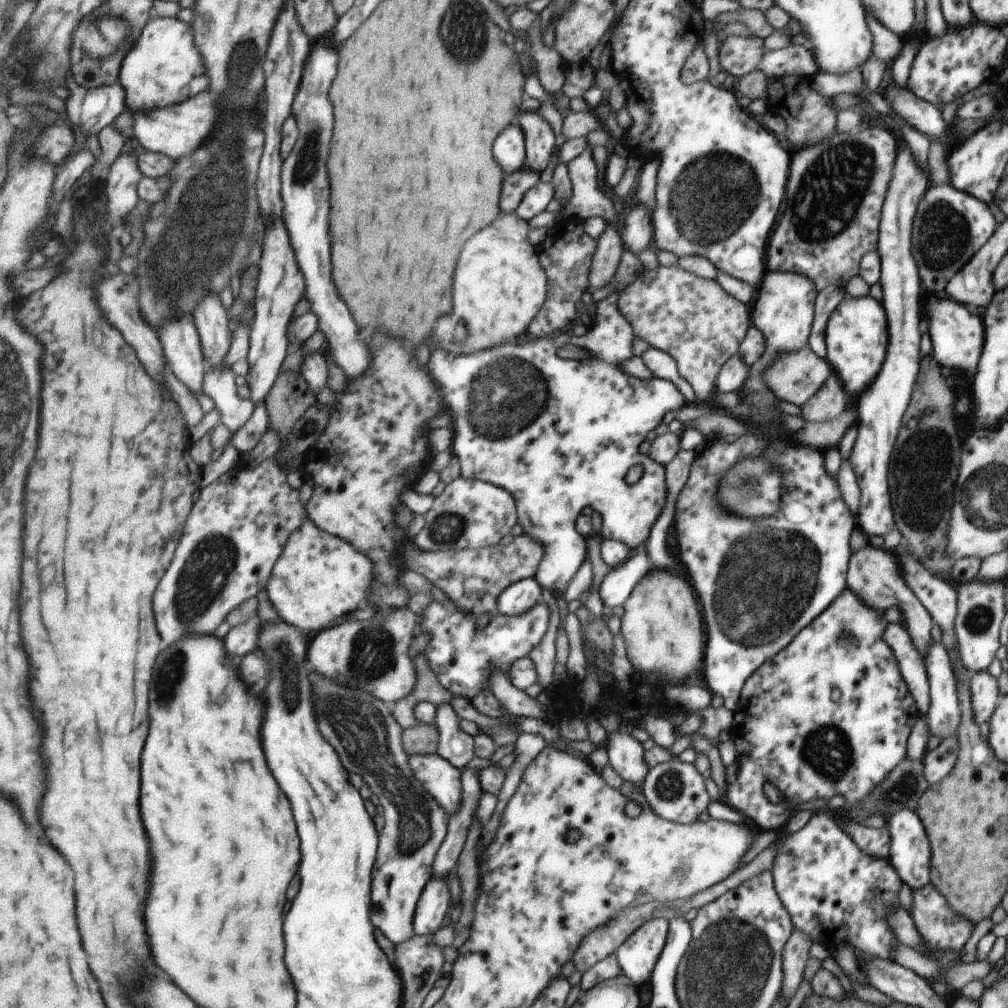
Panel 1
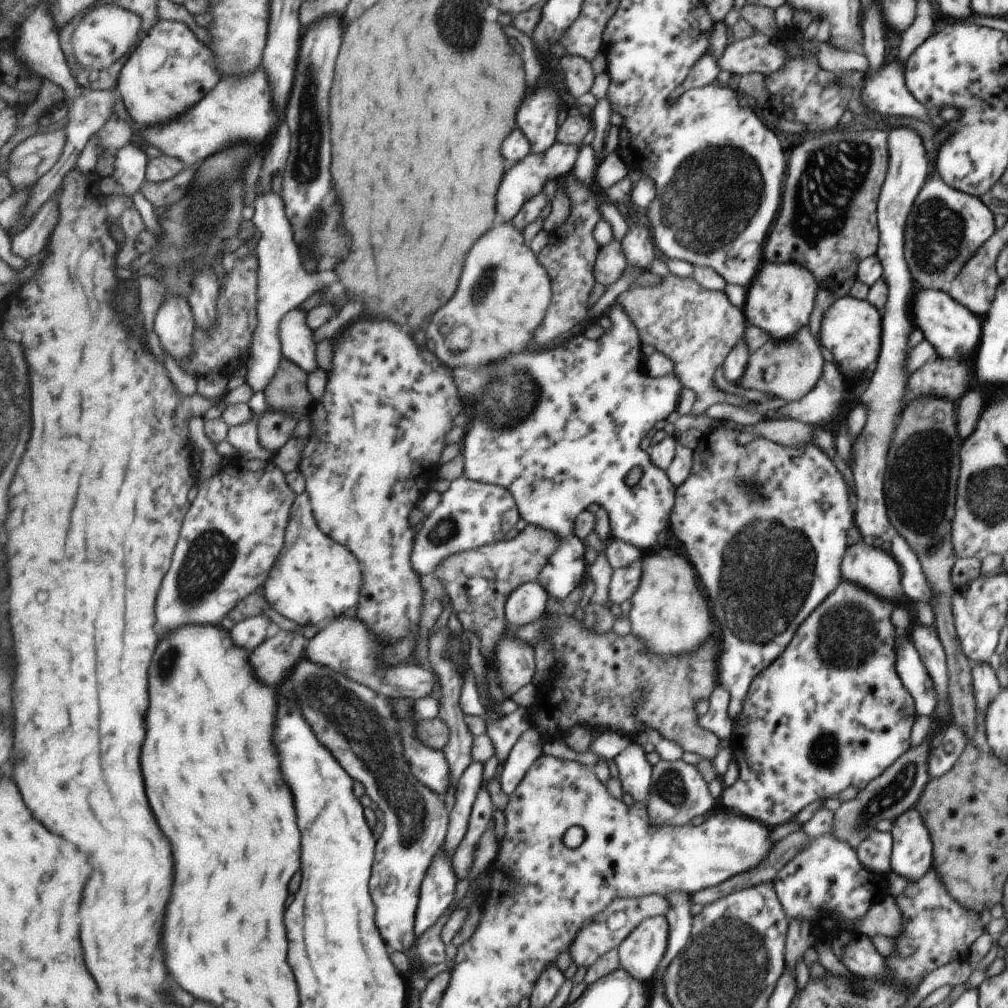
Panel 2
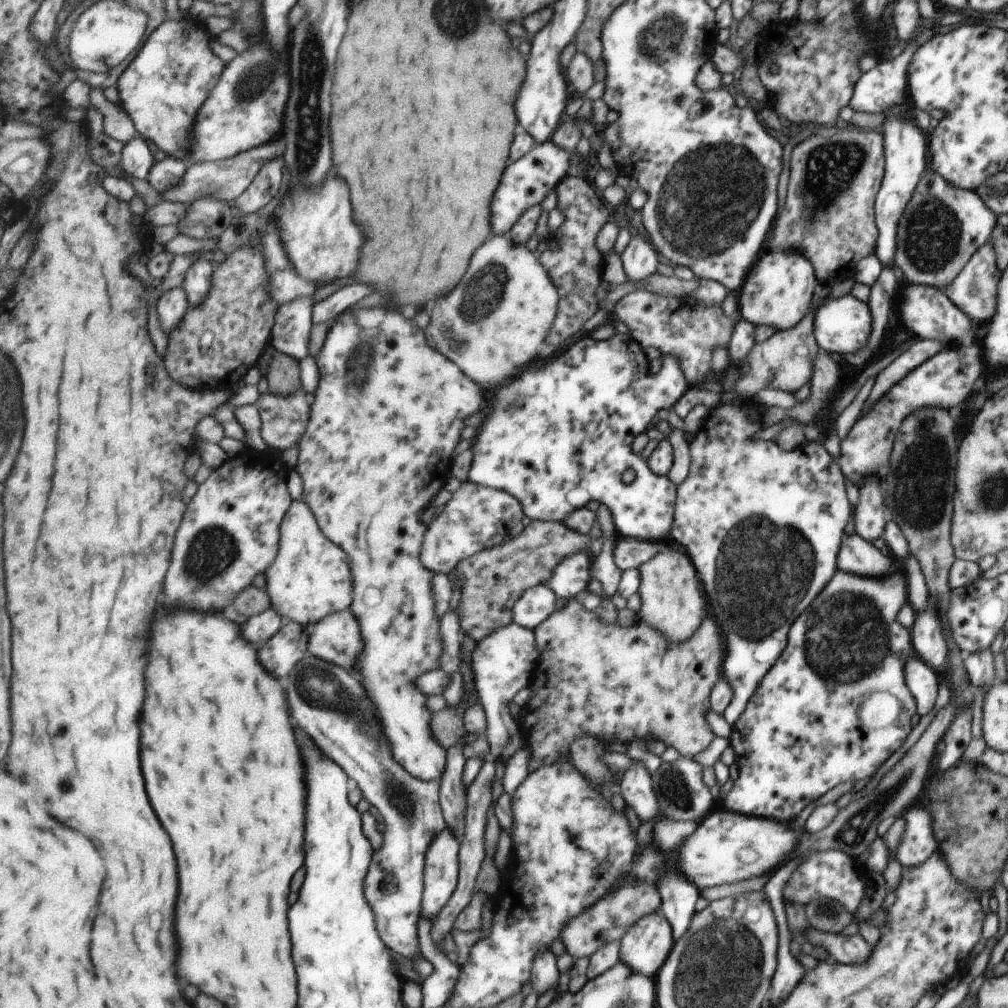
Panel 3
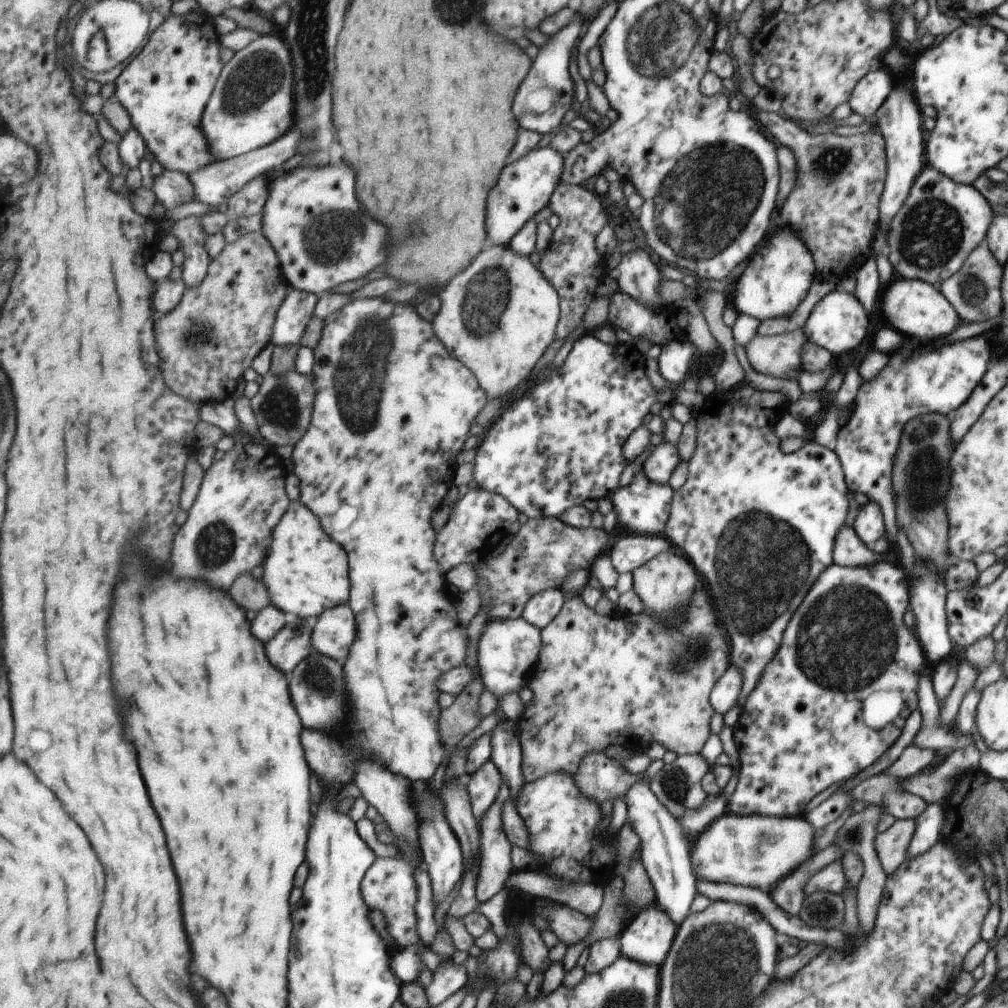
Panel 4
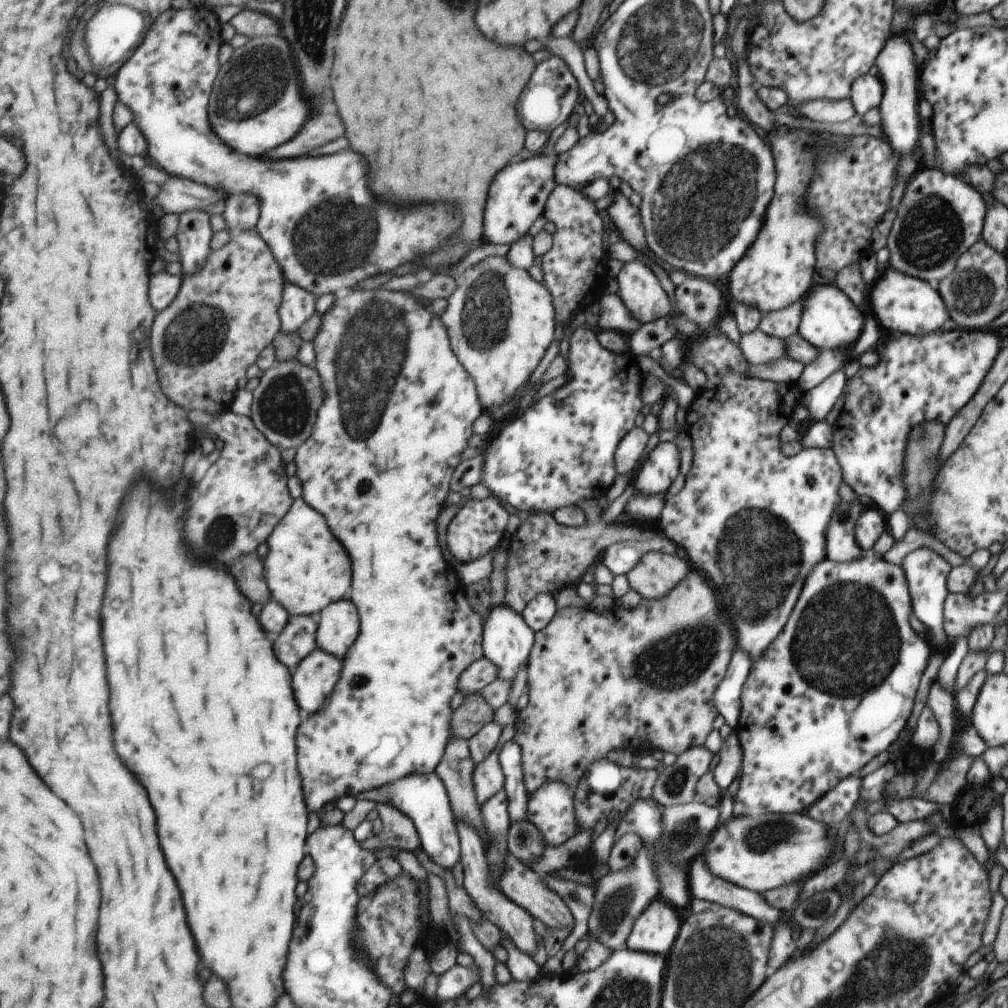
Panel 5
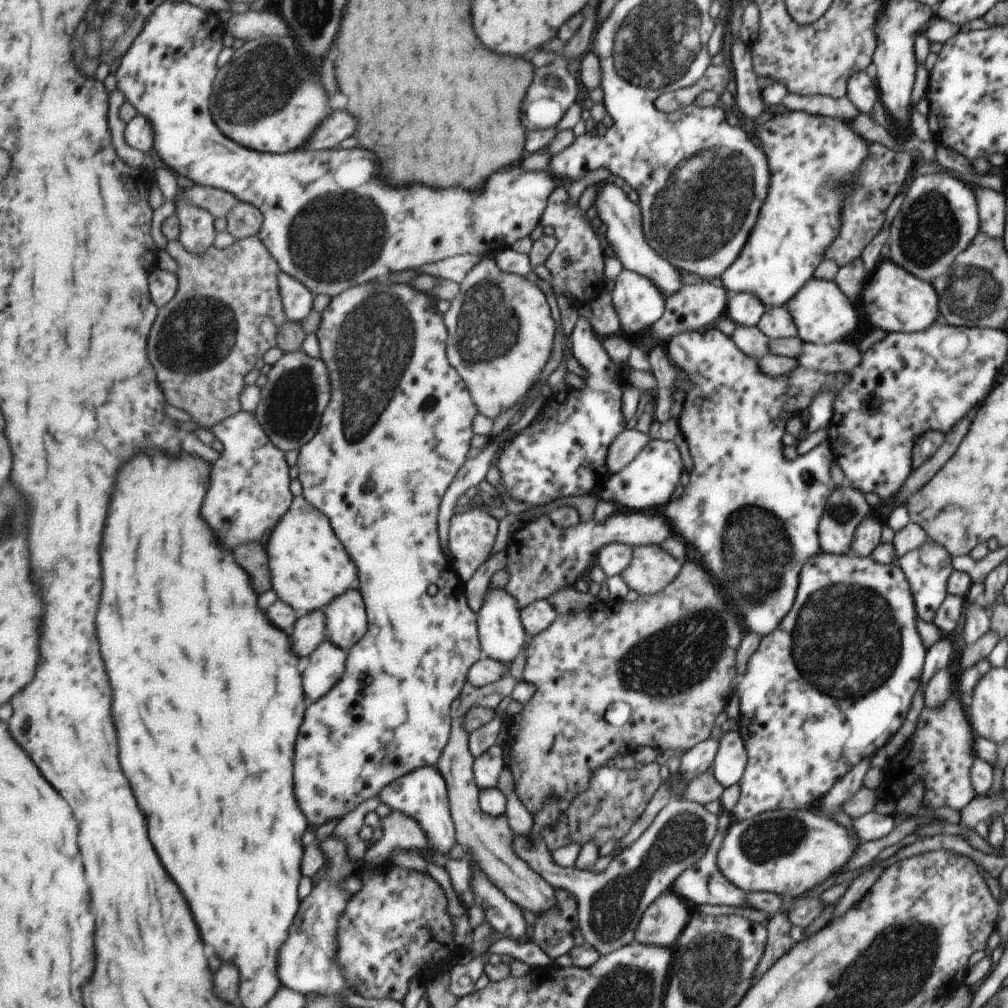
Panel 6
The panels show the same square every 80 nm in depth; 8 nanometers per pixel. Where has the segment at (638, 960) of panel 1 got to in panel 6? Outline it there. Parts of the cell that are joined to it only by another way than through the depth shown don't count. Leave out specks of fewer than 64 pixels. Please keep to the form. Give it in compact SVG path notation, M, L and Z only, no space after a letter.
M667 890L665 894L659 895L642 915L634 941L671 947L677 942L686 924L687 908L673 891Z

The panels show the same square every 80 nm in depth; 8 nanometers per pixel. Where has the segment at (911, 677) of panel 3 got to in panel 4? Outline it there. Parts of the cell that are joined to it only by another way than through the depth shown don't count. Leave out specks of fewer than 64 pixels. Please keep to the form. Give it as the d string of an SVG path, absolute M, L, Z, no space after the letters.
M923 677L919 683L919 710L921 715L920 727L912 738L913 746L921 748L931 748L939 751L940 749L950 752L973 745L973 732L968 735L956 734L939 720L936 696L930 678Z

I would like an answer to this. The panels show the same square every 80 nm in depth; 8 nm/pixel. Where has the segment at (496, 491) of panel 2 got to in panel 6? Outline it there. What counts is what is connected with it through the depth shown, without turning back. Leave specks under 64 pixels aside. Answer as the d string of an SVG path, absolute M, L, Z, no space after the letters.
M483 510L457 513L450 526L452 566L458 578L467 582L481 568L495 548L499 522Z

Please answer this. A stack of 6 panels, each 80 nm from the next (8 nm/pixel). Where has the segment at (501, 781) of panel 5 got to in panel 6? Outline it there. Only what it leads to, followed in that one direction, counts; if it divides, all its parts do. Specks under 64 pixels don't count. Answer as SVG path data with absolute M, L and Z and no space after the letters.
M504 745L492 746L483 756L477 757L474 762L474 773L481 791L496 788L499 775L507 766L503 758Z

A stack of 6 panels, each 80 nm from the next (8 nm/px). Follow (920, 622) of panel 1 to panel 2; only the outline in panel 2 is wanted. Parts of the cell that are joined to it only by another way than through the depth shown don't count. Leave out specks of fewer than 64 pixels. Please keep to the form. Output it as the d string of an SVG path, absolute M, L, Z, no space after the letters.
M863 538L846 548L841 569L842 579L863 584L863 588L871 588L871 592L879 592L879 596L905 600L899 586L900 570L893 558L879 548L871 548L870 542Z

